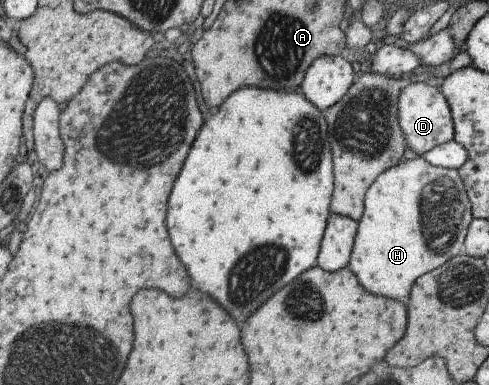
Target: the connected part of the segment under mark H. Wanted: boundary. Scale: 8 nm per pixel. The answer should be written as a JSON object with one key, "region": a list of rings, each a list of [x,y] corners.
{"region":[[[422,155],[399,161],[395,166],[381,172],[365,191],[363,210],[356,221],[349,269],[355,272],[355,278],[365,292],[405,300],[415,278],[441,267],[452,256],[464,254],[463,241],[471,220],[470,202],[458,171],[431,166],[423,160]]]}

